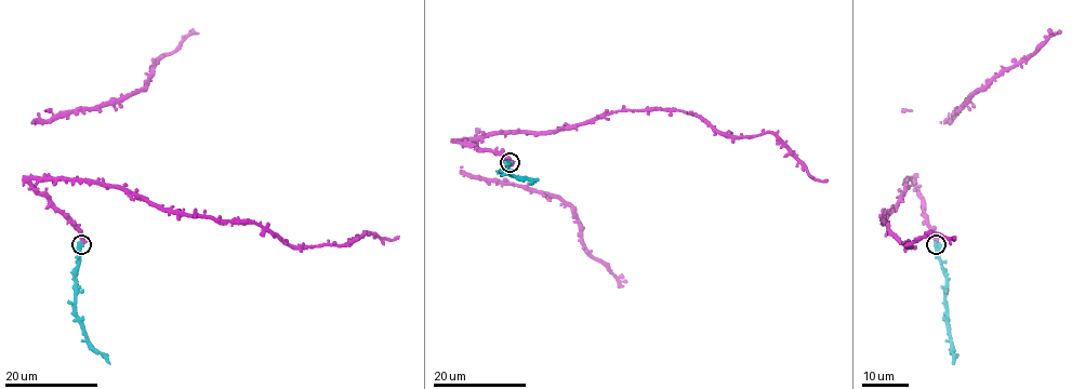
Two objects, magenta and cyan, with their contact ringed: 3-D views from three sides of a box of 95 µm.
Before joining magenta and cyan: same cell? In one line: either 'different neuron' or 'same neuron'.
same neuron

